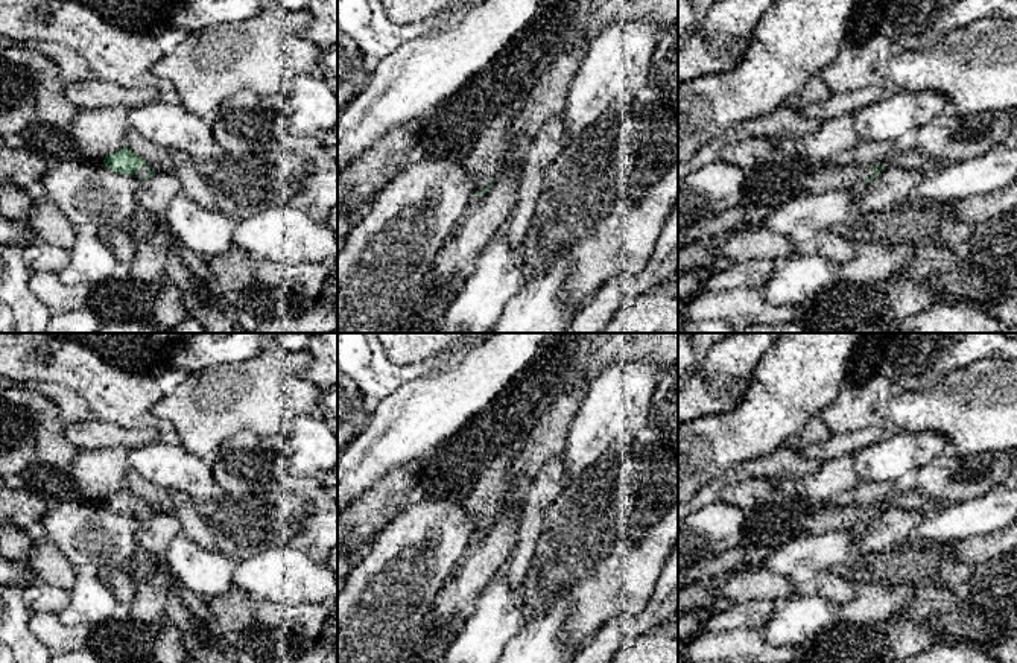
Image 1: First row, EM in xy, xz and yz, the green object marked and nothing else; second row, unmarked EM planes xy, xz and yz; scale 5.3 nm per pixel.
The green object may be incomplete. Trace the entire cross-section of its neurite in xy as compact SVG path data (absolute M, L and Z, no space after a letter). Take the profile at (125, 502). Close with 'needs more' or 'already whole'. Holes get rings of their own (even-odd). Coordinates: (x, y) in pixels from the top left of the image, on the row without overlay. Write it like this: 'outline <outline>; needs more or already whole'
outline M128 487L106 497L103 505L112 512L132 515L138 522L147 520L155 514L155 511Z; needs more

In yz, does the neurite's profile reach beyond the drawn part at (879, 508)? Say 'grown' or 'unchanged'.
grown

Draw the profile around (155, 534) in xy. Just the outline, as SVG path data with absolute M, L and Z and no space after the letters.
M155 512L150 519L138 523L137 546L144 547L163 561L169 544L179 531L181 523L175 514Z

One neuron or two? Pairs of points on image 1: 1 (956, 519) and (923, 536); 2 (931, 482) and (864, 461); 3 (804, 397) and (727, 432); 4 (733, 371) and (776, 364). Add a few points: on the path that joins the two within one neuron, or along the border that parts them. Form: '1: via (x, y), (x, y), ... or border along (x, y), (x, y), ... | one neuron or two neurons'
1: via (949, 525), (931, 532) | one neuron
2: border along (943, 452), (918, 470) | two neurons
3: via (785, 399), (754, 429), (747, 432) | one neuron
4: border along (769, 348), (757, 364), (742, 400) | two neurons

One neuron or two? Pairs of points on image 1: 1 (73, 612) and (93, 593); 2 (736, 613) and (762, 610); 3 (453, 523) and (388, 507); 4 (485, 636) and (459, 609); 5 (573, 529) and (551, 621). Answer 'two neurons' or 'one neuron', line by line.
1: one neuron
2: one neuron
3: two neurons
4: two neurons
5: two neurons

